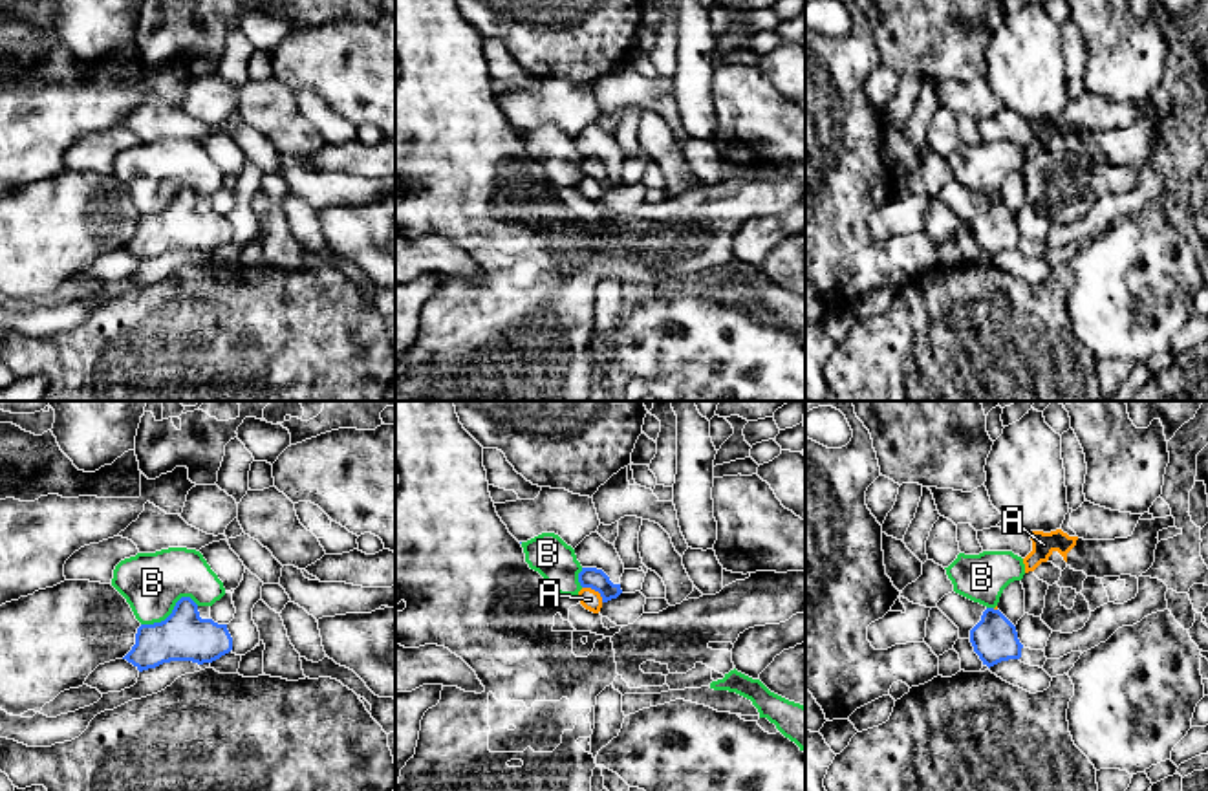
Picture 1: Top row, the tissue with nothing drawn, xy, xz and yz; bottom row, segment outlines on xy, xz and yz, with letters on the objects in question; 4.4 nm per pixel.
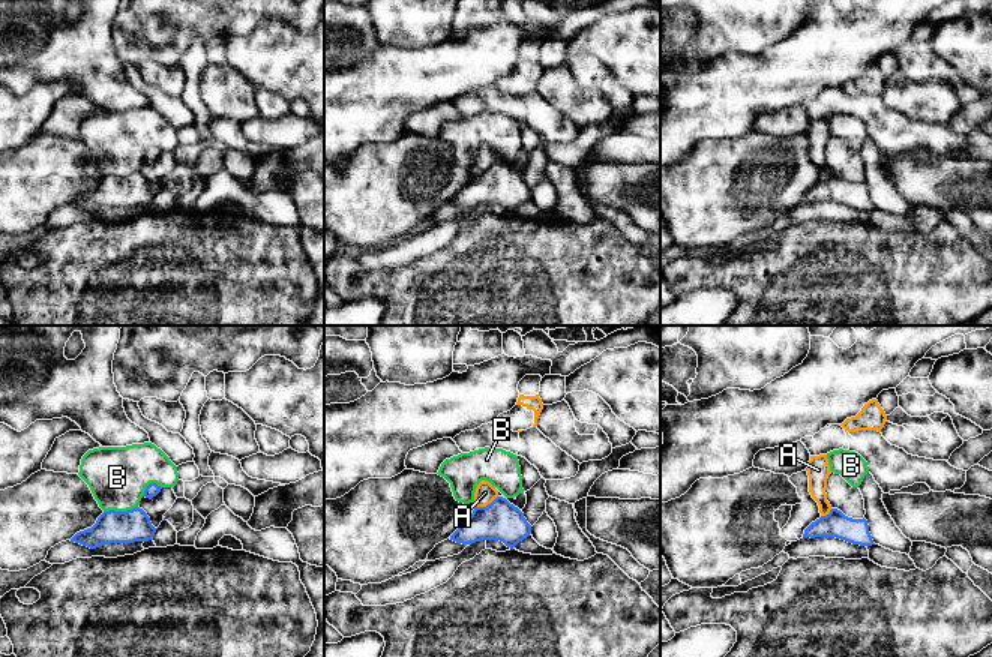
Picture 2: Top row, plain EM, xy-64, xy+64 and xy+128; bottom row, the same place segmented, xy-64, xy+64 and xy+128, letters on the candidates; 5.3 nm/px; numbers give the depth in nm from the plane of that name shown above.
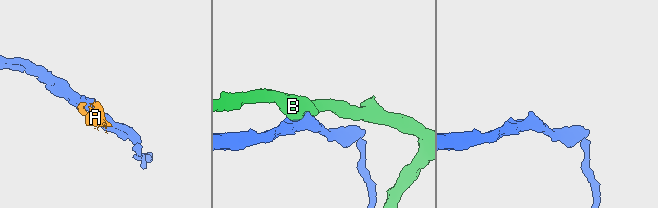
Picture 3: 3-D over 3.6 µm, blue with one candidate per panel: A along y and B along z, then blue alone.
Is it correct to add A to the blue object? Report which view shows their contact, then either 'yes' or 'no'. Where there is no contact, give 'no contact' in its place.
contact in xz; no

